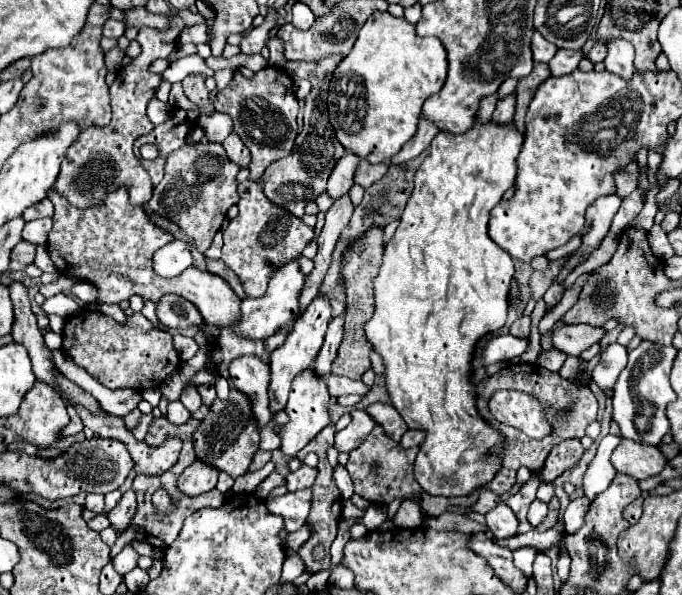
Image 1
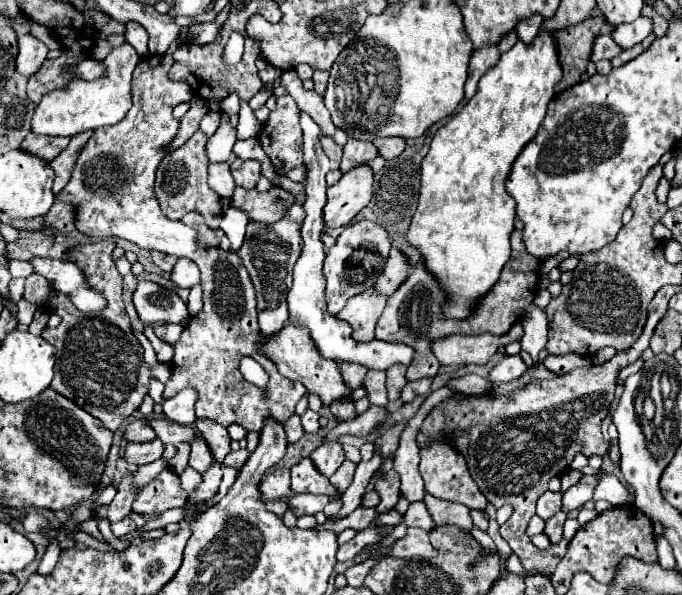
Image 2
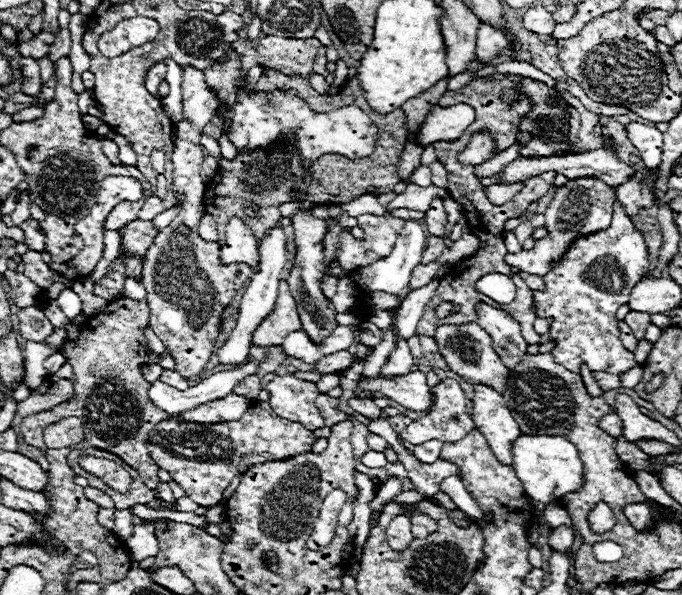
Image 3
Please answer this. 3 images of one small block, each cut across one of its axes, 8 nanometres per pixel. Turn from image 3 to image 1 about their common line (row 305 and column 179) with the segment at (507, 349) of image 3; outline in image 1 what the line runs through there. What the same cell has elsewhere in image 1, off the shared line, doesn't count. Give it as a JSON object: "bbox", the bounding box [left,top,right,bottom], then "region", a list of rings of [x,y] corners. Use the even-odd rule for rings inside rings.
{"bbox":[178,462,218,496],"region":[[[194,462],[190,464],[182,476],[178,478],[178,488],[190,496],[198,496],[206,490],[212,490],[218,480],[218,468],[206,464],[206,462]]]}

